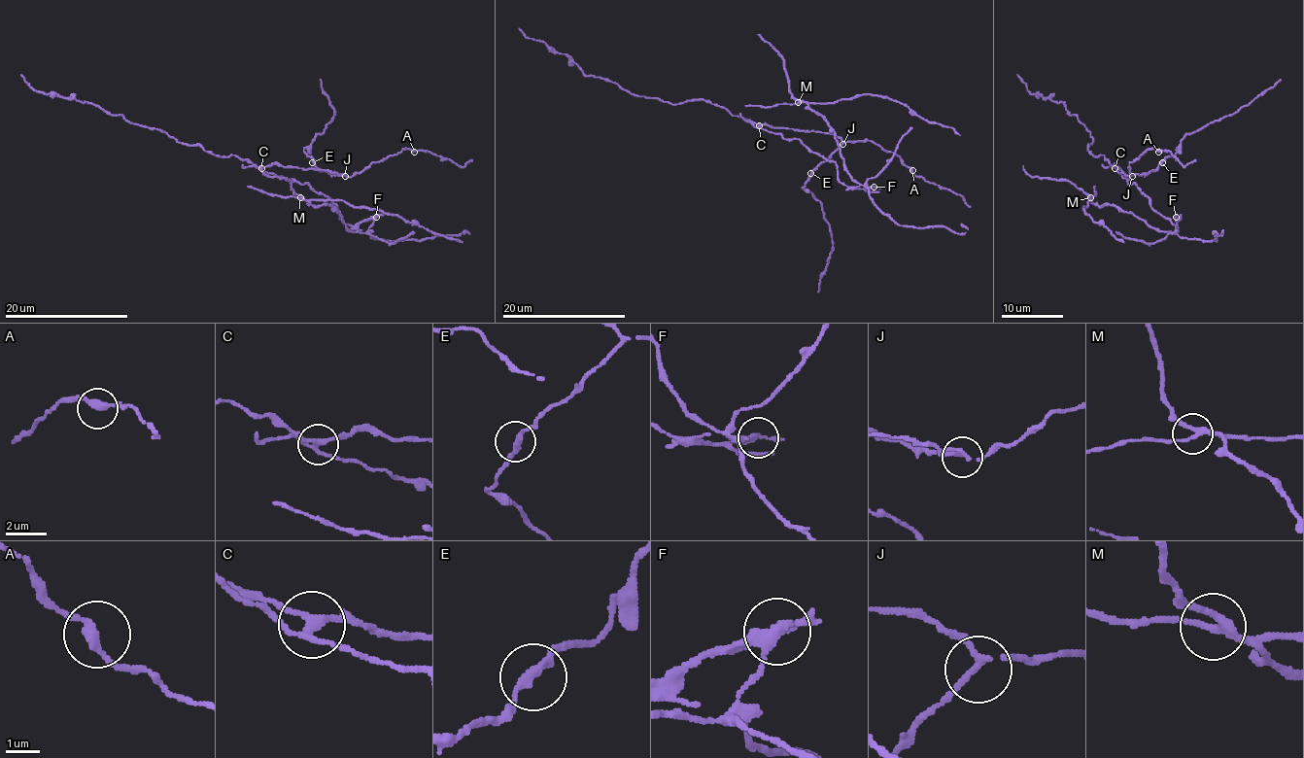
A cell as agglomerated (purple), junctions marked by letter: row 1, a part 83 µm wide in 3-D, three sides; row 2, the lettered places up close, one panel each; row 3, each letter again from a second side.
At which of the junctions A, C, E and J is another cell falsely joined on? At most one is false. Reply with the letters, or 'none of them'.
C

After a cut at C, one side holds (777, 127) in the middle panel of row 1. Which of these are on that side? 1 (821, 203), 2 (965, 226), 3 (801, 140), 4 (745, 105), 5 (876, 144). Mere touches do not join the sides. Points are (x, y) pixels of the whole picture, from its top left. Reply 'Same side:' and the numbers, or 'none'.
Same side: 1, 5

